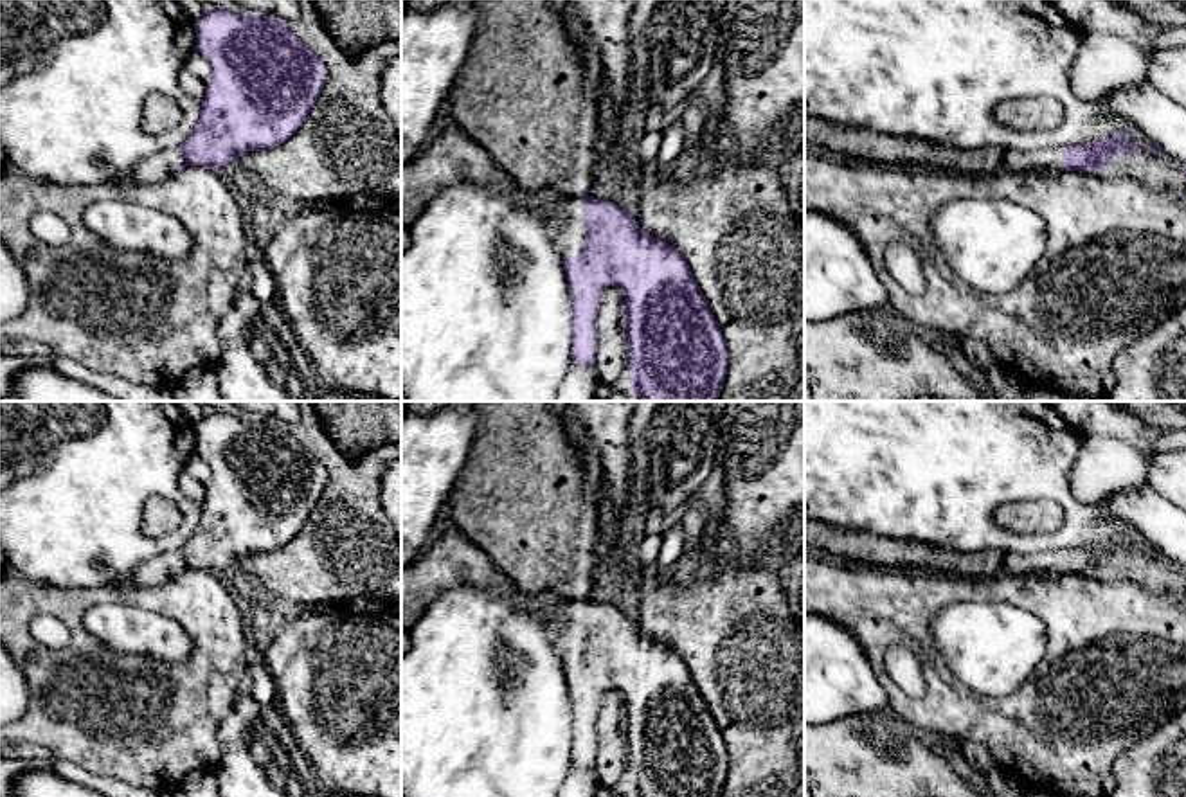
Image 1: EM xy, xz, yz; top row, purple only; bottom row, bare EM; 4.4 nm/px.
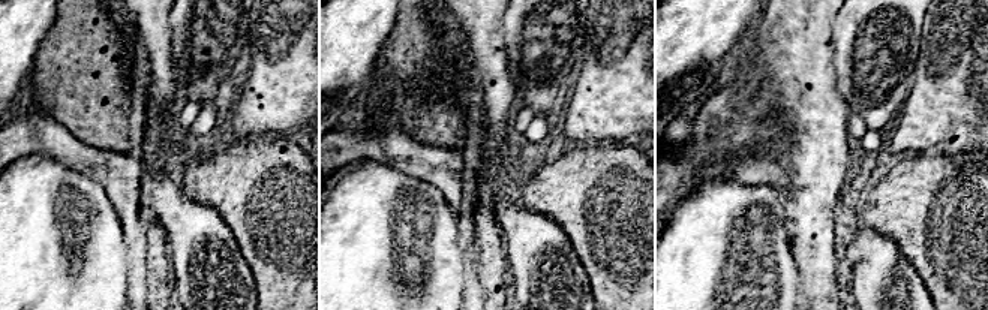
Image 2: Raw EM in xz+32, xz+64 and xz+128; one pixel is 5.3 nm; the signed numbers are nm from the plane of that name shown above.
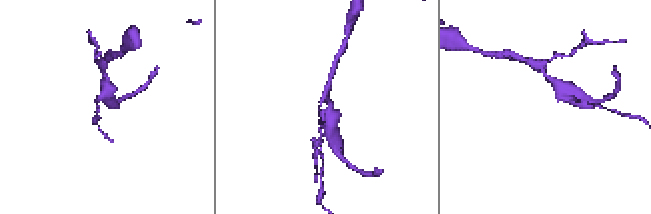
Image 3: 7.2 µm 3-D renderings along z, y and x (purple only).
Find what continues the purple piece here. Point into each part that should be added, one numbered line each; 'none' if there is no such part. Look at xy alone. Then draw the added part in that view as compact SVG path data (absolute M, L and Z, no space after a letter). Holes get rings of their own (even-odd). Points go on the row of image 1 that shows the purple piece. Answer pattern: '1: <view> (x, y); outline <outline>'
1: xy (153, 168); outline M176 148L144 157L128 178L112 180L108 185L158 184L185 164Z

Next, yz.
1: yz (1046, 161); outline M1056 148L1035 151L1008 149L1002 153L1001 169L1026 175L1056 175L1064 167L1064 153Z

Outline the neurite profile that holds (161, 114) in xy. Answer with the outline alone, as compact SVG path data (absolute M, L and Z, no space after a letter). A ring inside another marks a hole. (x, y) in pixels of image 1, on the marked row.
M149 94L142 108L142 128L158 135L173 130L182 121L180 106L166 94Z

